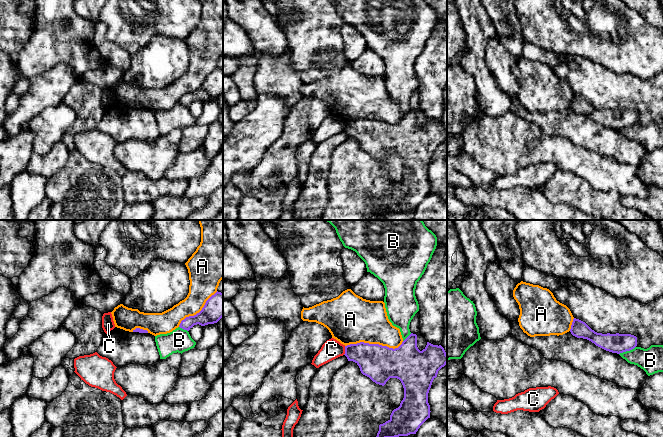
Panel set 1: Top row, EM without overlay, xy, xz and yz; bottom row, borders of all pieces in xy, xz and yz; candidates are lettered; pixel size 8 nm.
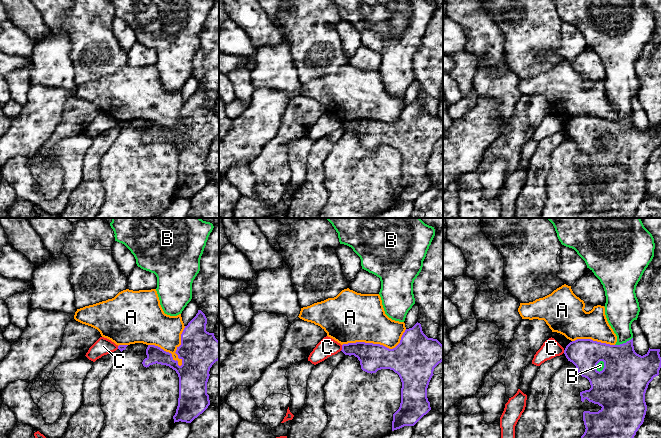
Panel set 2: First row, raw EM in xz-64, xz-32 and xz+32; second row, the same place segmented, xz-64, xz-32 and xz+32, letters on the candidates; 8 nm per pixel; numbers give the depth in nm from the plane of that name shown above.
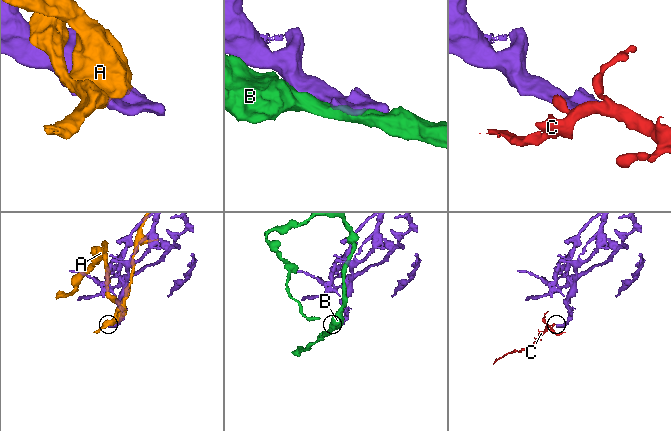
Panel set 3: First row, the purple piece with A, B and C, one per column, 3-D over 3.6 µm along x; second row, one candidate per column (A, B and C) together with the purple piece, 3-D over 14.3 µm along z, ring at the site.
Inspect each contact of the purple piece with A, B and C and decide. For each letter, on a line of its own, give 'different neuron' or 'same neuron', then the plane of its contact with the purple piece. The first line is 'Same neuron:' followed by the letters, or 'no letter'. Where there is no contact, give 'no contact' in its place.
Same neuron: no letter
A: different neuron | xz
B: different neuron | yz
C: different neuron | xz

